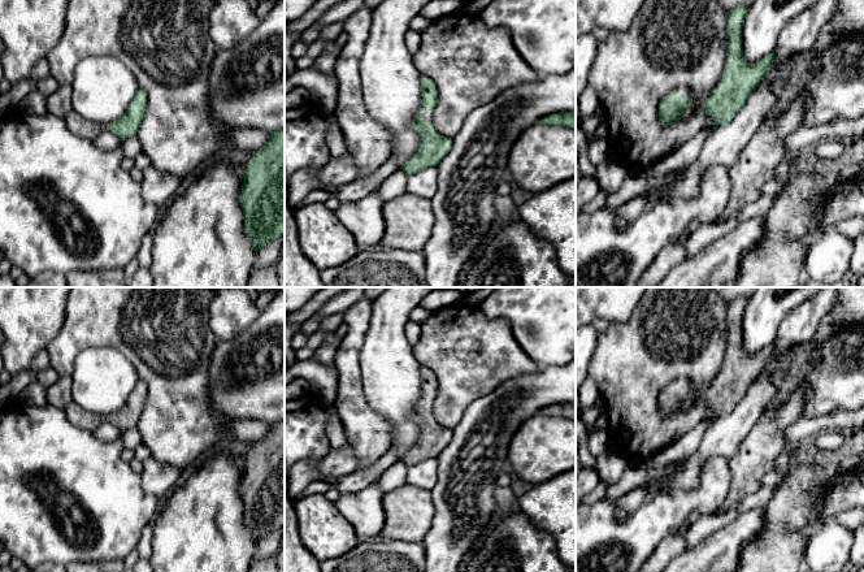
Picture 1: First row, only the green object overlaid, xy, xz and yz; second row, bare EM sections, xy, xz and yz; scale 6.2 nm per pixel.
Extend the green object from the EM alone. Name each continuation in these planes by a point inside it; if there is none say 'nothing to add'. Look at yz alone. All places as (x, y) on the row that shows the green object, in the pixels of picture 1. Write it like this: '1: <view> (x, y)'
1: yz (681, 91)

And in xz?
1: xz (424, 115)

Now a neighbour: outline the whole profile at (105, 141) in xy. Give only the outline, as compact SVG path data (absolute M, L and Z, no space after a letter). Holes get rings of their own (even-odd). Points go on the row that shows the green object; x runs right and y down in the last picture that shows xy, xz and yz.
M101 130L92 143L96 148L101 151L113 151L121 144L121 139L109 130Z

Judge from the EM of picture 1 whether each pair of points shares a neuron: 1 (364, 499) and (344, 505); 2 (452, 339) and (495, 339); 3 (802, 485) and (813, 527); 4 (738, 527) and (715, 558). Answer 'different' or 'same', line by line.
1: same
2: same
3: different
4: same

